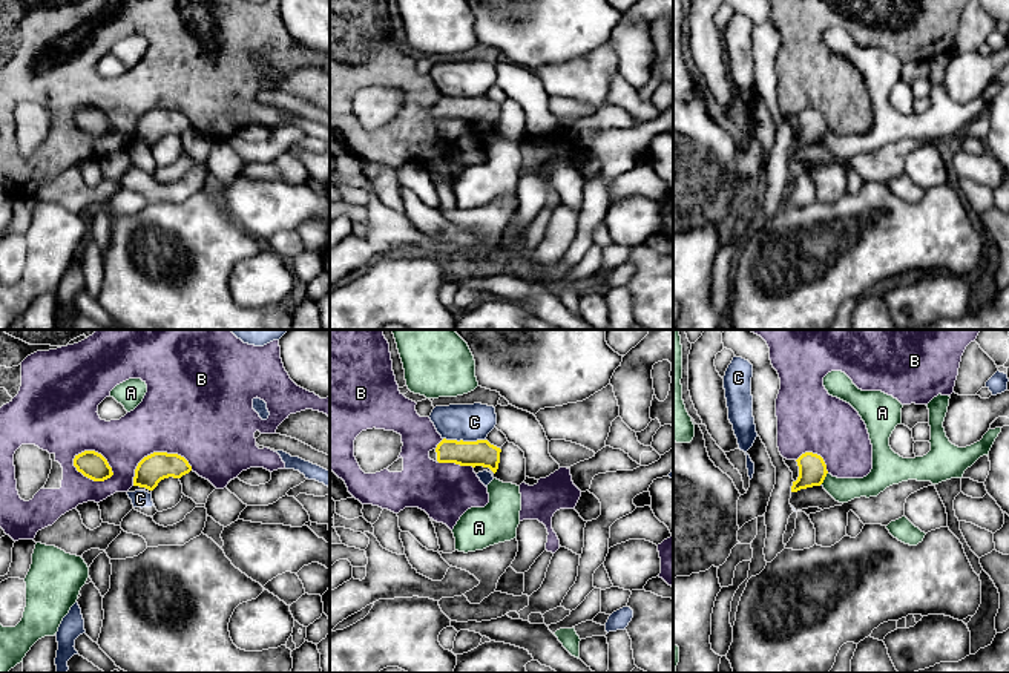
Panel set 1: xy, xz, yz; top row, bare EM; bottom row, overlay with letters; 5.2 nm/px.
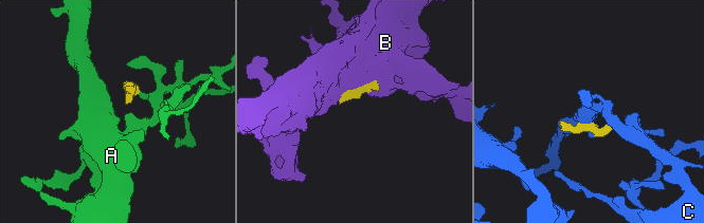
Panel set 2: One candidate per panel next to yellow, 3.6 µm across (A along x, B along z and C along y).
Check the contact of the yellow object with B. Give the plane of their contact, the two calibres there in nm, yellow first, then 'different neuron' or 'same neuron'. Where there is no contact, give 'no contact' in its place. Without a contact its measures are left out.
xy | 140/240 nm | different neuron

